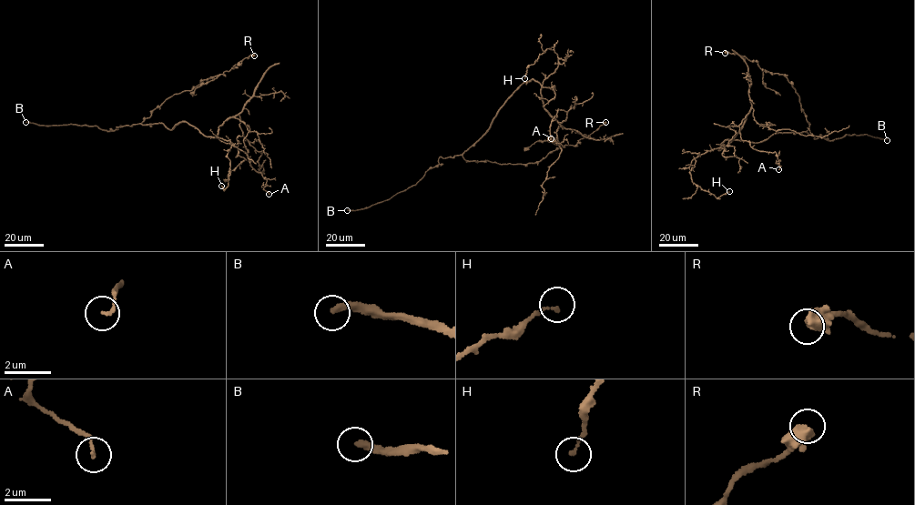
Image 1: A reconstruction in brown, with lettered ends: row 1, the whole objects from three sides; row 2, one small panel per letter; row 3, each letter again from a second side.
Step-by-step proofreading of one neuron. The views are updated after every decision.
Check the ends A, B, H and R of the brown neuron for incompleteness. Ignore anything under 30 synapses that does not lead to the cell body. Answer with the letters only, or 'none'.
B

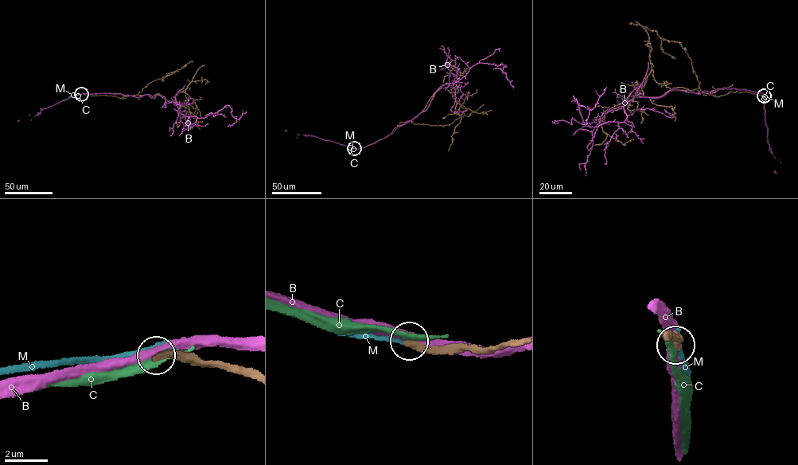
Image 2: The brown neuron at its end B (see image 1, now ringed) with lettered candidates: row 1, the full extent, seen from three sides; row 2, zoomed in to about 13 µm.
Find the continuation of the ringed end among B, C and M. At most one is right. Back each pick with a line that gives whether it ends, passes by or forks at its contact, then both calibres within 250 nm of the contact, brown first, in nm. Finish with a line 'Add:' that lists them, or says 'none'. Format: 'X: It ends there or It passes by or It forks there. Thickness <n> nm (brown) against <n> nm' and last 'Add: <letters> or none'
Add: none

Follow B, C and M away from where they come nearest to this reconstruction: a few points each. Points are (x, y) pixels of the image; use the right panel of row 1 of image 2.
B: (764, 95), (675, 87), (635, 97), (624, 122), (586, 126), (573, 96), (592, 110), (607, 87)
C: (764, 96), (764, 116)
M: (764, 95), (764, 107)

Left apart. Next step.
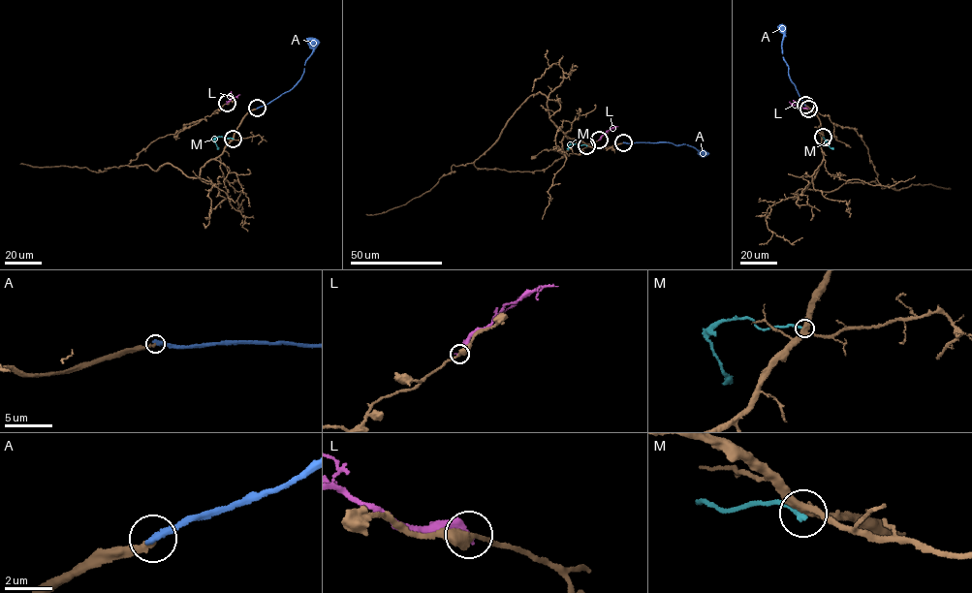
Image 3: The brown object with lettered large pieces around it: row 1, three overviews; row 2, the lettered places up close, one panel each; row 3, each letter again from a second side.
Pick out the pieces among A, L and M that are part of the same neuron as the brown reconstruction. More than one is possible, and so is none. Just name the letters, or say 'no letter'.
no letter

